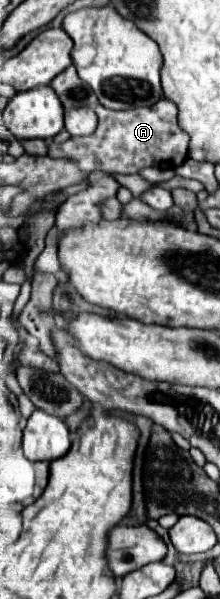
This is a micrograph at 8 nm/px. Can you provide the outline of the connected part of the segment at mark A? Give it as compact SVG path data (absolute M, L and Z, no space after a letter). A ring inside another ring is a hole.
M160 99L152 107L138 107L128 111L112 111L102 105L96 107L98 127L92 135L70 137L64 143L48 143L50 157L70 157L90 173L94 169L106 173L140 173L146 167L176 169L188 159L188 137L178 127L178 109L172 101Z

